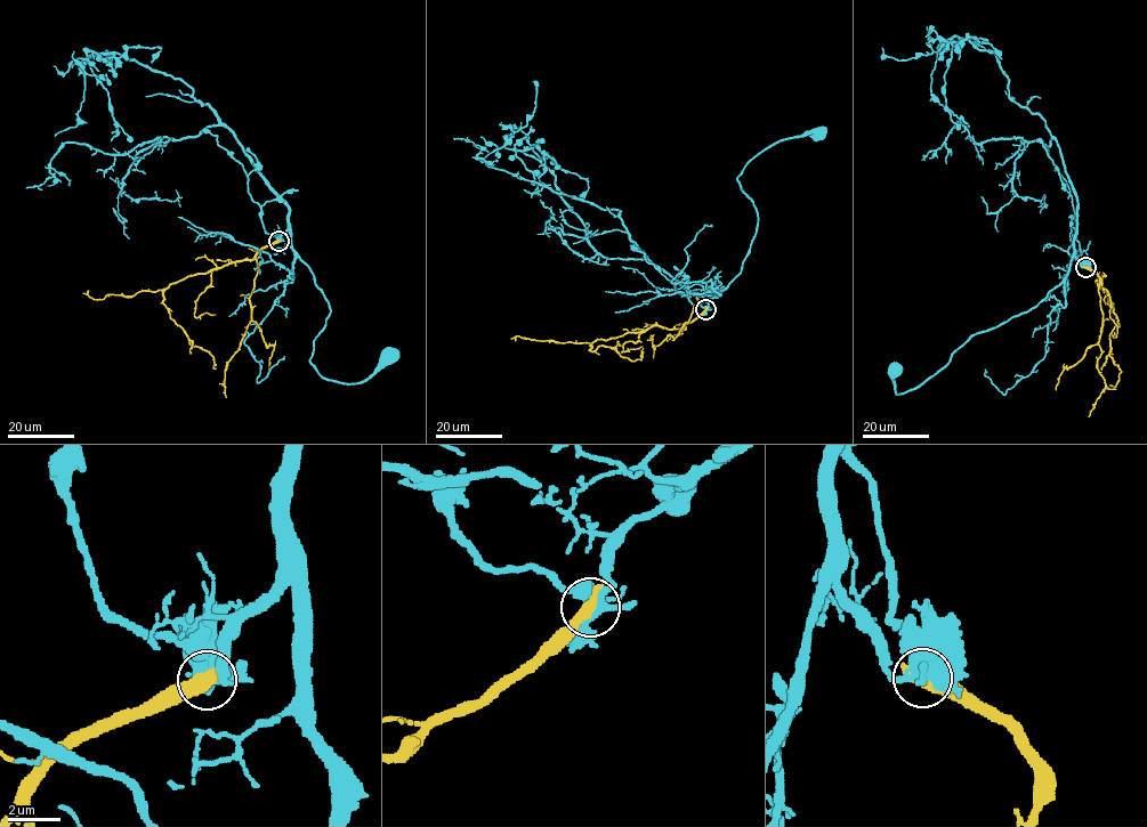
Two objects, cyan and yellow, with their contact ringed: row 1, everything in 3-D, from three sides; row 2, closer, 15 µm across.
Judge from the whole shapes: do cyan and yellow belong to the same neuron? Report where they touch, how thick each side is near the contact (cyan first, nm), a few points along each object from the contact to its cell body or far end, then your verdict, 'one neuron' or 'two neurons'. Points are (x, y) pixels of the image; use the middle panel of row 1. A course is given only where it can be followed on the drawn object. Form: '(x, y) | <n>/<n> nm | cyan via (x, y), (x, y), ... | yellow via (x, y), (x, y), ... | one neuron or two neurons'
(705, 309) | 480/600 nm | cyan via (705, 309), (741, 272), (754, 237), (756, 208), (737, 178), (744, 167), (776, 143), (820, 132) | yellow via (705, 309), (679, 329), (653, 325), (596, 340), (590, 349), (610, 347), (633, 361), (641, 358), (643, 348) | one neuron

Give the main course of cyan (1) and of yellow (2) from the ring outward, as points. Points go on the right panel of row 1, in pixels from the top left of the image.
1: (1085, 266), (1074, 256), (1068, 273), (1043, 299), (1028, 310), (974, 334), (919, 387), (896, 394), (894, 370)
2: (1085, 267), (1101, 283), (1117, 321), (1111, 333), (1111, 357), (1121, 372), (1117, 384), (1106, 389)

